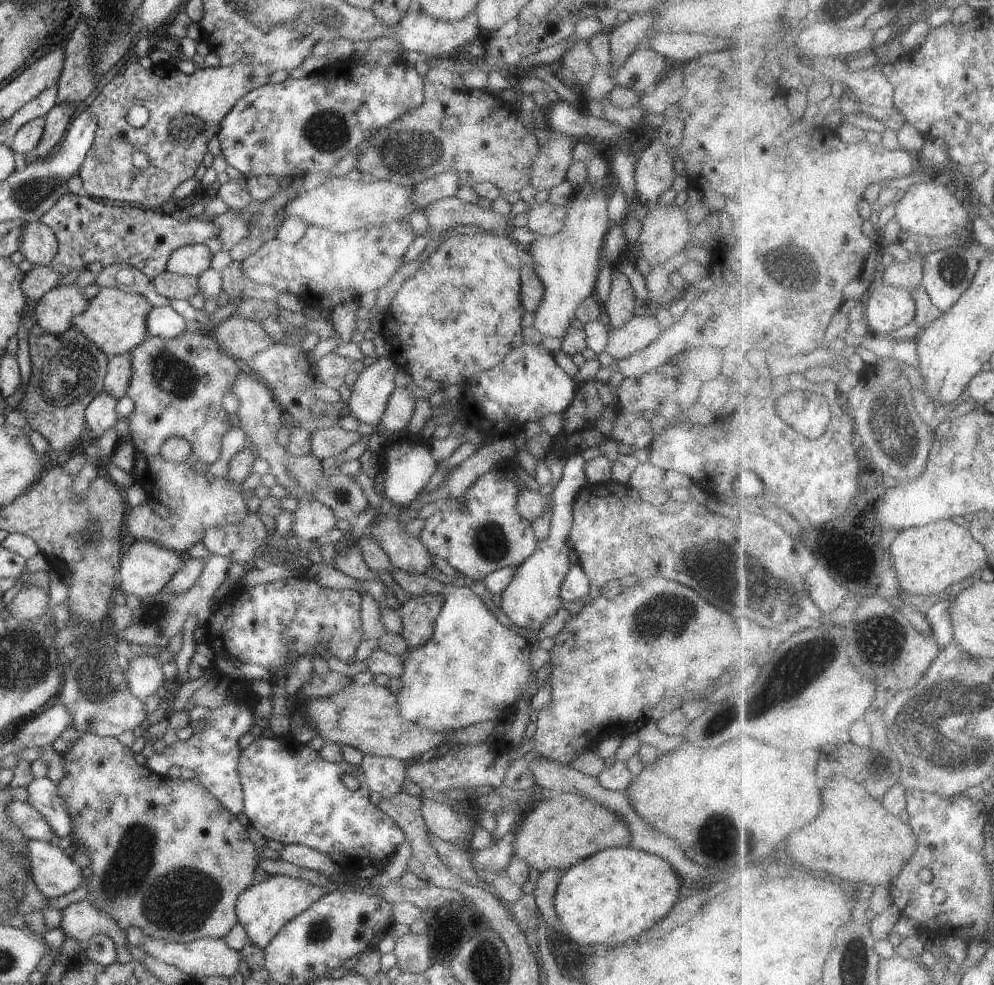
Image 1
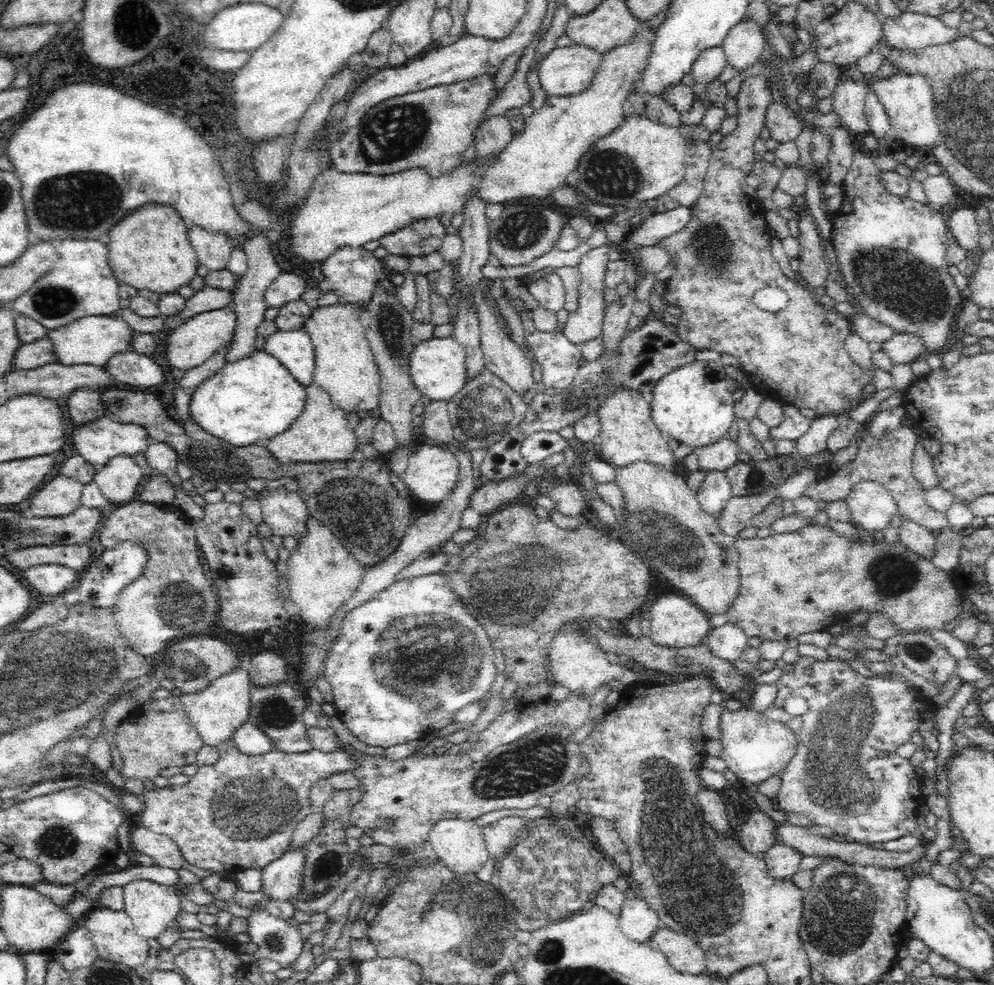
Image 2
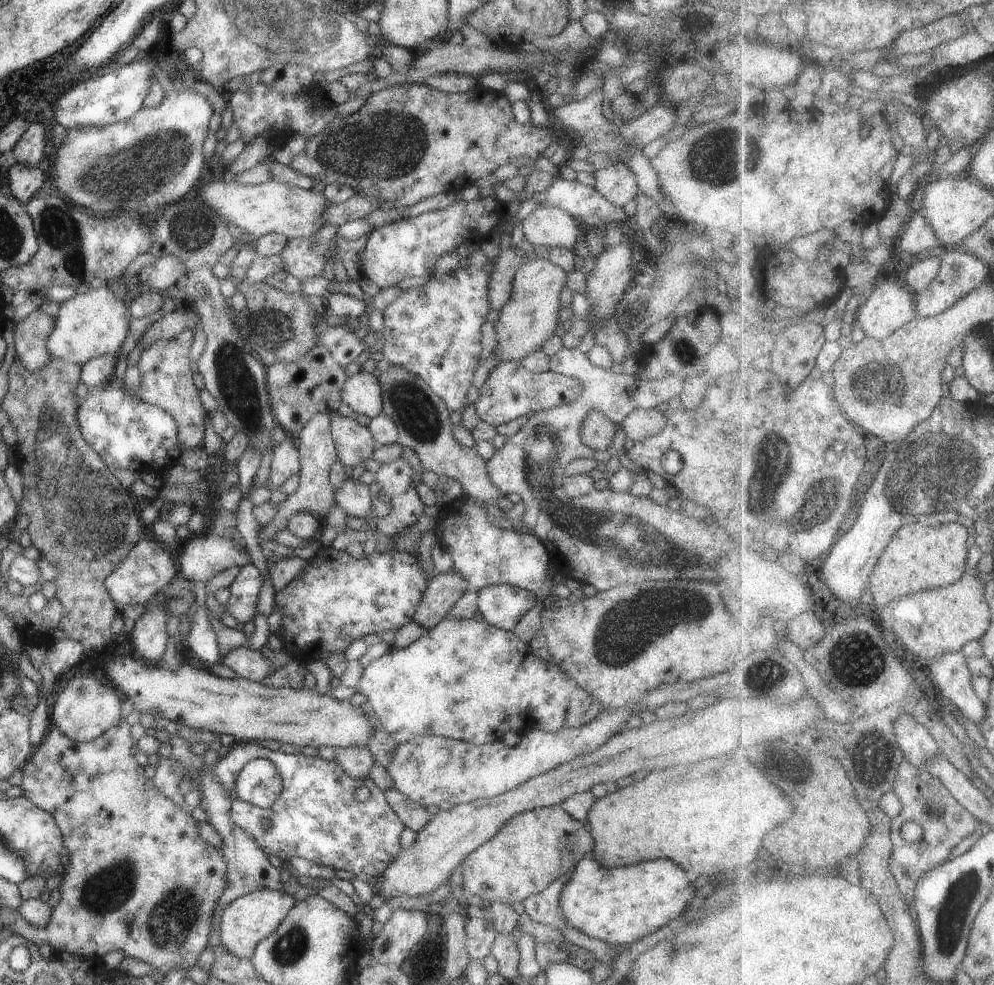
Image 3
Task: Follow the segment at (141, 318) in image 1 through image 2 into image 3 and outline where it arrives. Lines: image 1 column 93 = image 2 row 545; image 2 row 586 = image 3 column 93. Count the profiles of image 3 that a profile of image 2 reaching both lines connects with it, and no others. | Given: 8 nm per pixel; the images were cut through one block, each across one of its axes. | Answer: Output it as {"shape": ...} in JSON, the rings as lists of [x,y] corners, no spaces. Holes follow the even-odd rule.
{"shape":[[[105,285],[99,289],[90,287],[83,294],[61,302],[46,343],[51,358],[81,365],[104,353],[116,355],[128,334],[129,320],[124,316],[126,311],[122,300],[118,300]]]}

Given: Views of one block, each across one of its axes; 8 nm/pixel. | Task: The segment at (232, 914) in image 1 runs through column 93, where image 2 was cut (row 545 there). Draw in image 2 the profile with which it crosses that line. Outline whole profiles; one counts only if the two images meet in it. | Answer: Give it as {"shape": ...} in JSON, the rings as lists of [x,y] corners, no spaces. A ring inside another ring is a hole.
{"shape":[[[812,524],[794,532],[772,533],[768,538],[738,536],[734,546],[739,552],[740,588],[726,617],[748,638],[786,643],[802,634],[844,624],[849,613],[864,609],[883,613],[892,620],[897,629],[896,635],[944,630],[951,620],[963,616],[963,596],[950,573],[934,566],[931,560],[920,558],[900,541],[875,541],[870,545],[863,540],[860,542],[860,538],[843,537],[826,524]]]}

